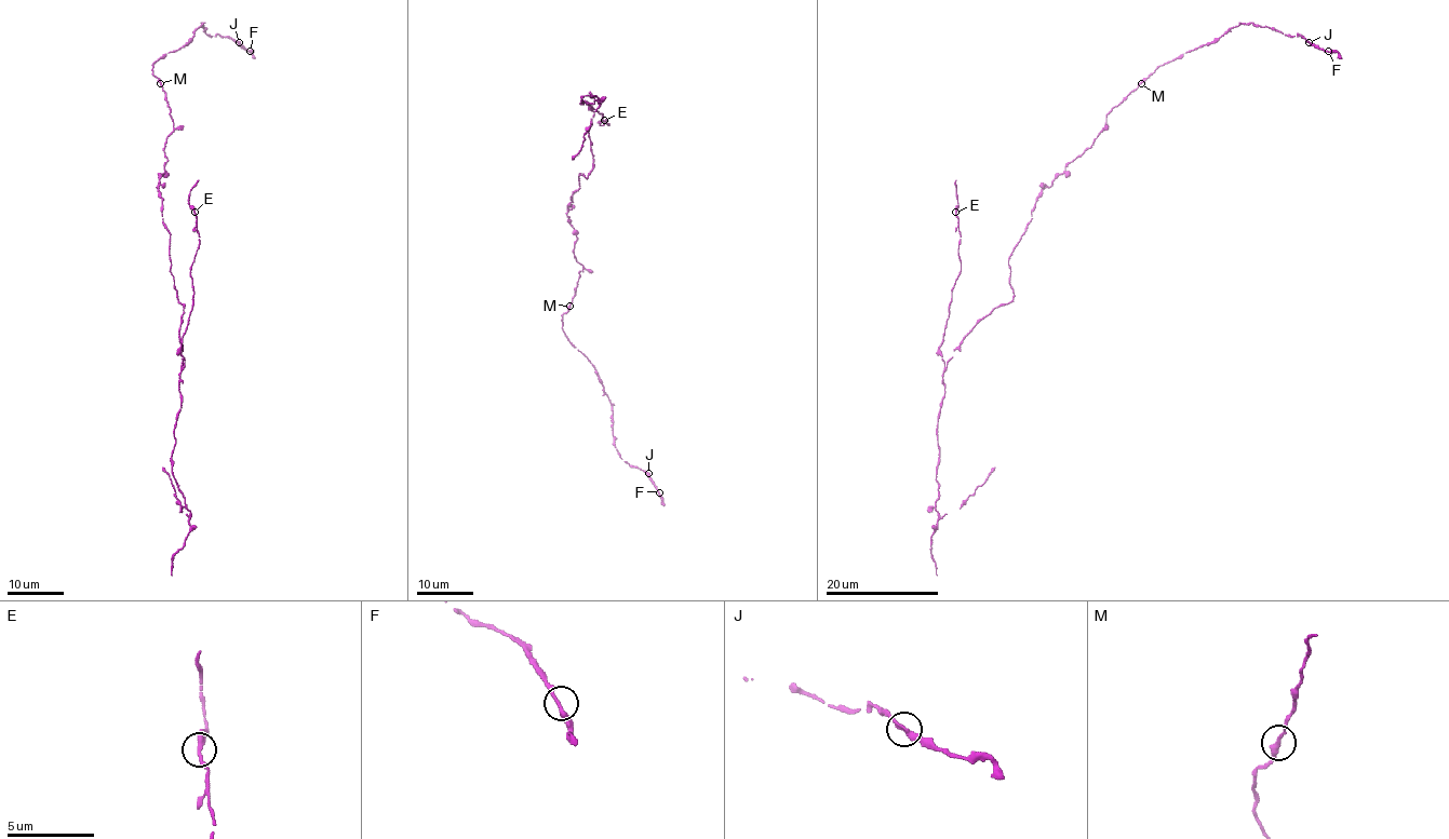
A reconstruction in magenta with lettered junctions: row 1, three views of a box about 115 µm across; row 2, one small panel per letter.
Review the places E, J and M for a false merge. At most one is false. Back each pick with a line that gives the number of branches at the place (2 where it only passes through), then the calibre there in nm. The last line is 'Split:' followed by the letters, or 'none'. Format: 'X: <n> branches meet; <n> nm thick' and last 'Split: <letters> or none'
Split: none

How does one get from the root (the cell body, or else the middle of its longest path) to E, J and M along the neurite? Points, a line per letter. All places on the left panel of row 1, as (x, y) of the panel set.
E: (162, 211), (183, 306), (183, 366), (199, 246), (195, 212)
J: (162, 211), (158, 183), (173, 119), (152, 65), (203, 23), (209, 36), (238, 42)
M: (162, 211), (158, 183), (168, 161), (163, 148), (173, 130), (173, 119), (160, 83)

